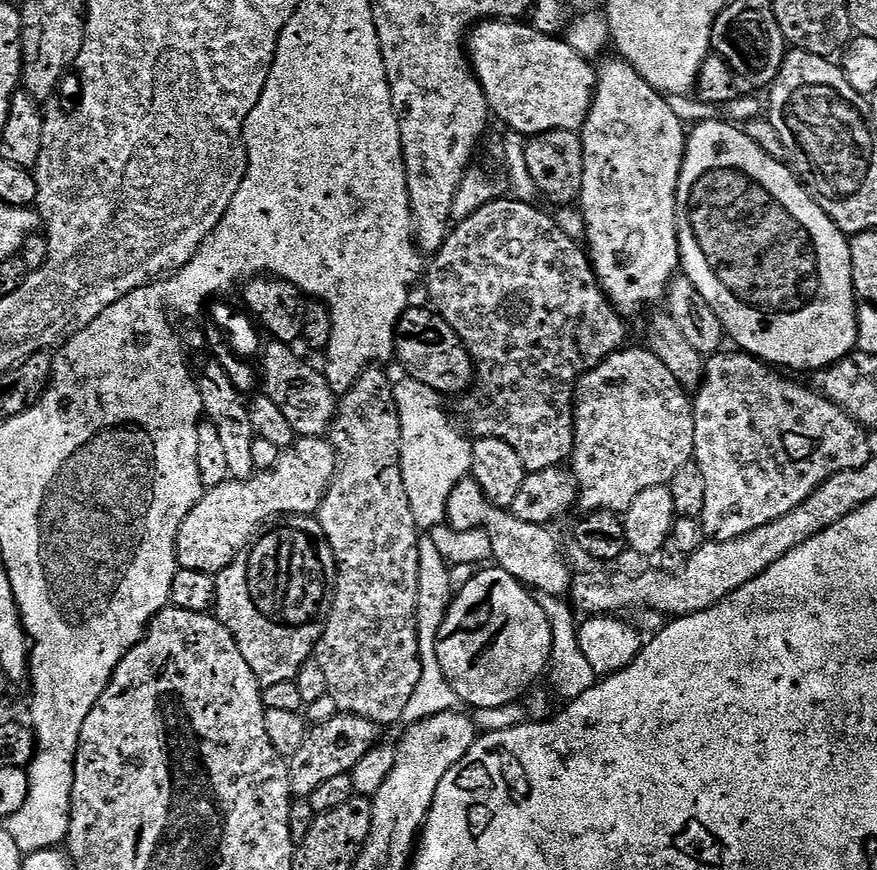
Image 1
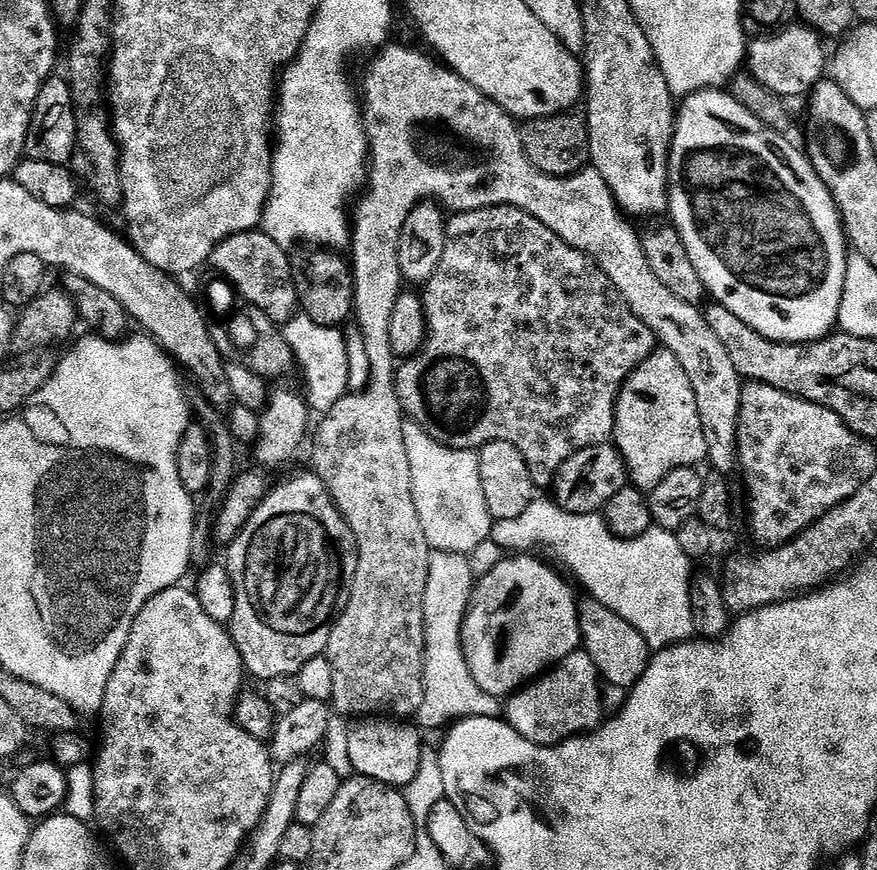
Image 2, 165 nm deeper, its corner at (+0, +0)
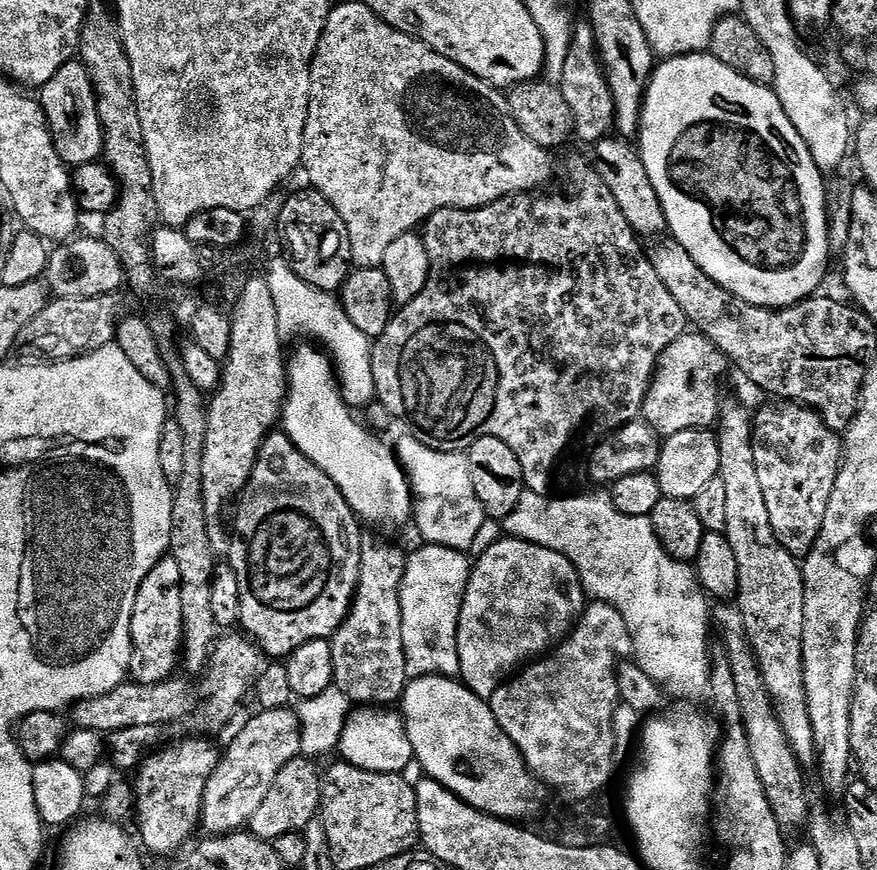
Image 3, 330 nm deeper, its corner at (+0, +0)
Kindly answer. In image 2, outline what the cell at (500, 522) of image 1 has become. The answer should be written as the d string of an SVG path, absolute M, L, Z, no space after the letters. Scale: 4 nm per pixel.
M584 598L578 604L580 610L580 642L582 651L594 662L601 681L616 688L631 689L640 680L650 659L647 642L628 622L618 618L614 610L602 606L596 600Z

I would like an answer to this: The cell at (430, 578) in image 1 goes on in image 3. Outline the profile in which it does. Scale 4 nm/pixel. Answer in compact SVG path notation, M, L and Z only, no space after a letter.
M422 544L405 559L400 583L402 644L409 677L459 677L457 626L471 576L471 559L464 552L437 544Z

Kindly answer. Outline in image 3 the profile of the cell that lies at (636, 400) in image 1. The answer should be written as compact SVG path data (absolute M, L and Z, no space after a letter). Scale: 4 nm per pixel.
M695 330L685 331L683 336L670 342L670 346L666 346L666 350L660 355L660 361L656 364L656 374L644 399L643 419L647 420L648 425L664 438L690 428L711 429L720 419L722 407L720 379L723 378L724 371L729 371L729 368L730 365L724 359L724 355L705 336L701 336Z

